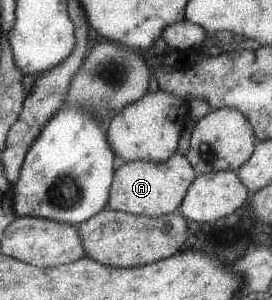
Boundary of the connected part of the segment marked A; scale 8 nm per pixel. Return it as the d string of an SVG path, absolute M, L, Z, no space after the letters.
M172 153L165 161L152 163L126 161L113 172L112 184L104 209L130 213L136 216L159 217L177 211L188 185L196 173L188 163L186 155Z

